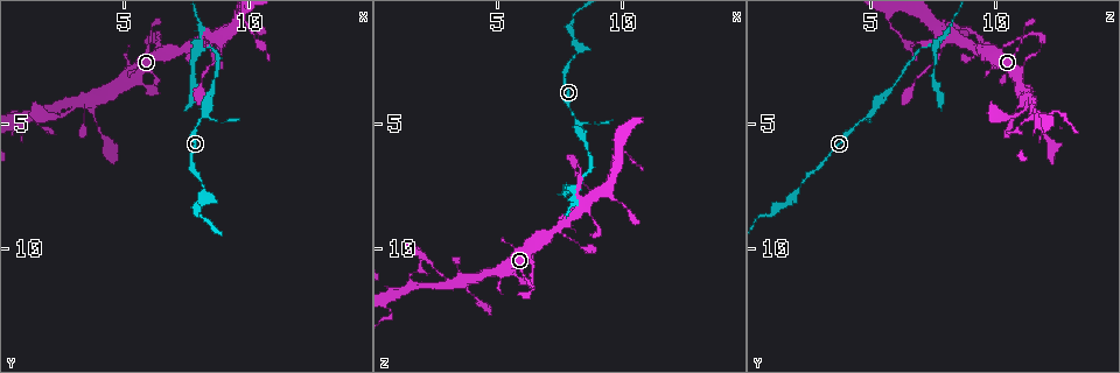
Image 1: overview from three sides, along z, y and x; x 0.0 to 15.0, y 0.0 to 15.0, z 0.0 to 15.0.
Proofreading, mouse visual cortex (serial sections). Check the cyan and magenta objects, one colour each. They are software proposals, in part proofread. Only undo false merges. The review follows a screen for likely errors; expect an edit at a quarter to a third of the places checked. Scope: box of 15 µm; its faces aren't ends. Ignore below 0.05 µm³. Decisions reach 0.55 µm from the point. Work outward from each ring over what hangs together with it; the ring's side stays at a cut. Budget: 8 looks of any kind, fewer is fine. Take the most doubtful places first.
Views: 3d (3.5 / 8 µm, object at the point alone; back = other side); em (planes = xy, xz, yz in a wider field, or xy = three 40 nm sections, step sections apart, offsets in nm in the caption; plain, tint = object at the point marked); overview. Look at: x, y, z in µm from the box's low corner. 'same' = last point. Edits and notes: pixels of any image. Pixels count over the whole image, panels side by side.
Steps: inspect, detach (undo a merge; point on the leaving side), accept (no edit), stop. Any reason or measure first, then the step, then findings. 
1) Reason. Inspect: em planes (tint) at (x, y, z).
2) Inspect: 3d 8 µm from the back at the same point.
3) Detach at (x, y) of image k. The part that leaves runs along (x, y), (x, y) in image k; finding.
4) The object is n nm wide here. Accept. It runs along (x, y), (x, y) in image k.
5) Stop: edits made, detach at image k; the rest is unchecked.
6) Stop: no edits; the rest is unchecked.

Abrupt turn. Inspect: 3d 8 µm at (8.2, 1.8, 7.6).

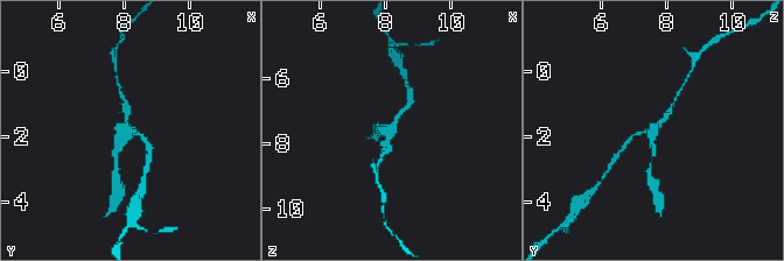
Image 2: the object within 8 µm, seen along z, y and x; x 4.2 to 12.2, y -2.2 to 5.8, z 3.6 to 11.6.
Inspect: em xy step 2 (tint) at (8.1, 1.8, 7.5).

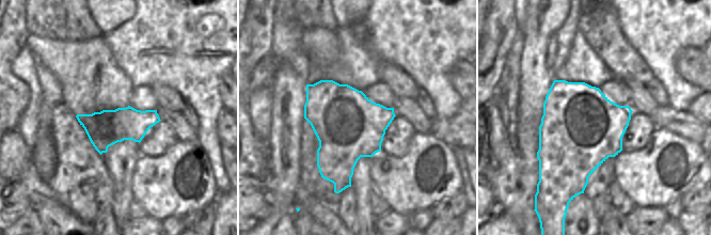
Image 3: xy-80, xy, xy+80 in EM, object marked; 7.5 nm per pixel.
Accept. It runs along (408, 104), (390, 128), (377, 128) in image 2; all the same cell.

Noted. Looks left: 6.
Narrows sharply. Inspect: 3d 3.5 µm at (8.2, 7.7, 2.0).

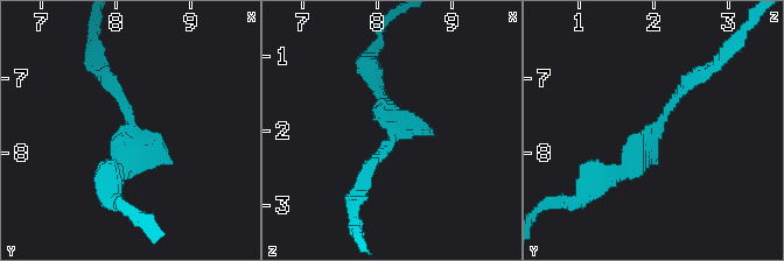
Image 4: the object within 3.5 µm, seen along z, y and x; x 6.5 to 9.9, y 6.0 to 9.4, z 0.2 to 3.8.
Shape alone is not enough. Inspect: em xy step 1 (tint) at (8.20, 7.60, 2.15).

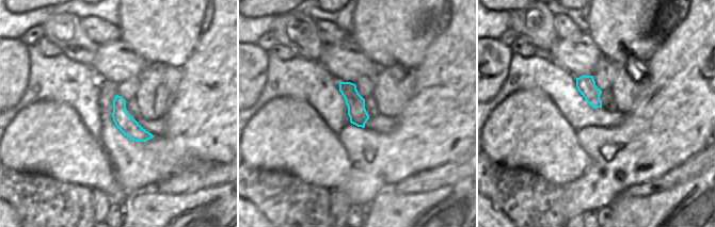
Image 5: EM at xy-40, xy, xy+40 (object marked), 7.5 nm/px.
Accept. It runs along (705, 73), (609, 181) in image 4; continuous, no second cell.

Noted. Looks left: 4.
Narrows sharply. Inspect: 3d 3.5 µm at (5.9, 3.5, 11.2).

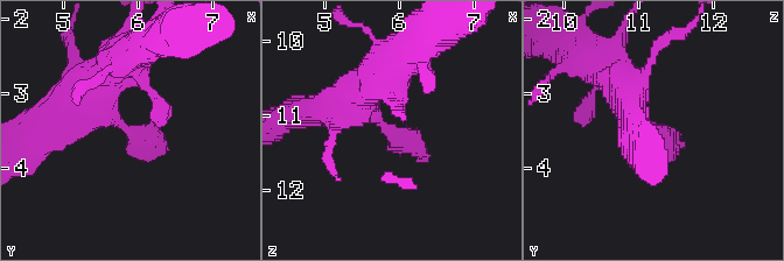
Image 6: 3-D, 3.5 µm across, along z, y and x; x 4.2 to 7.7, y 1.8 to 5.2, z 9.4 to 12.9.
Inspect: em xy step 5 (tint) at (5.85, 3.50, 11.20).

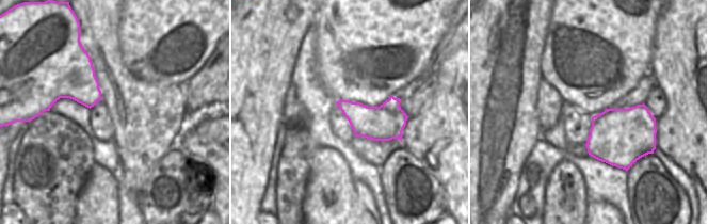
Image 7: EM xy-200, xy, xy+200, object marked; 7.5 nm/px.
Accept. It runs along (97, 82), (85, 93), (135, 135), (165, 143) in image 6; continuous, no second cell.

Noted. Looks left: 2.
Stop: no edits; the rest is unchecked.

